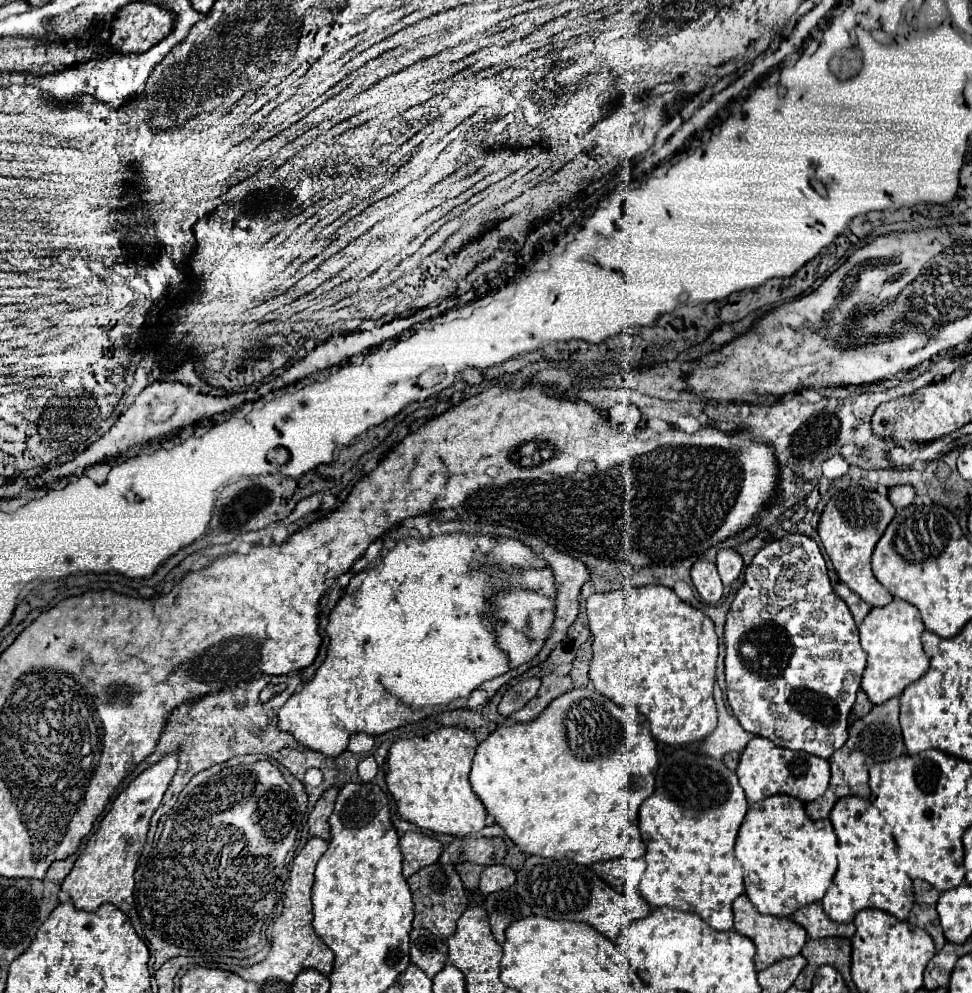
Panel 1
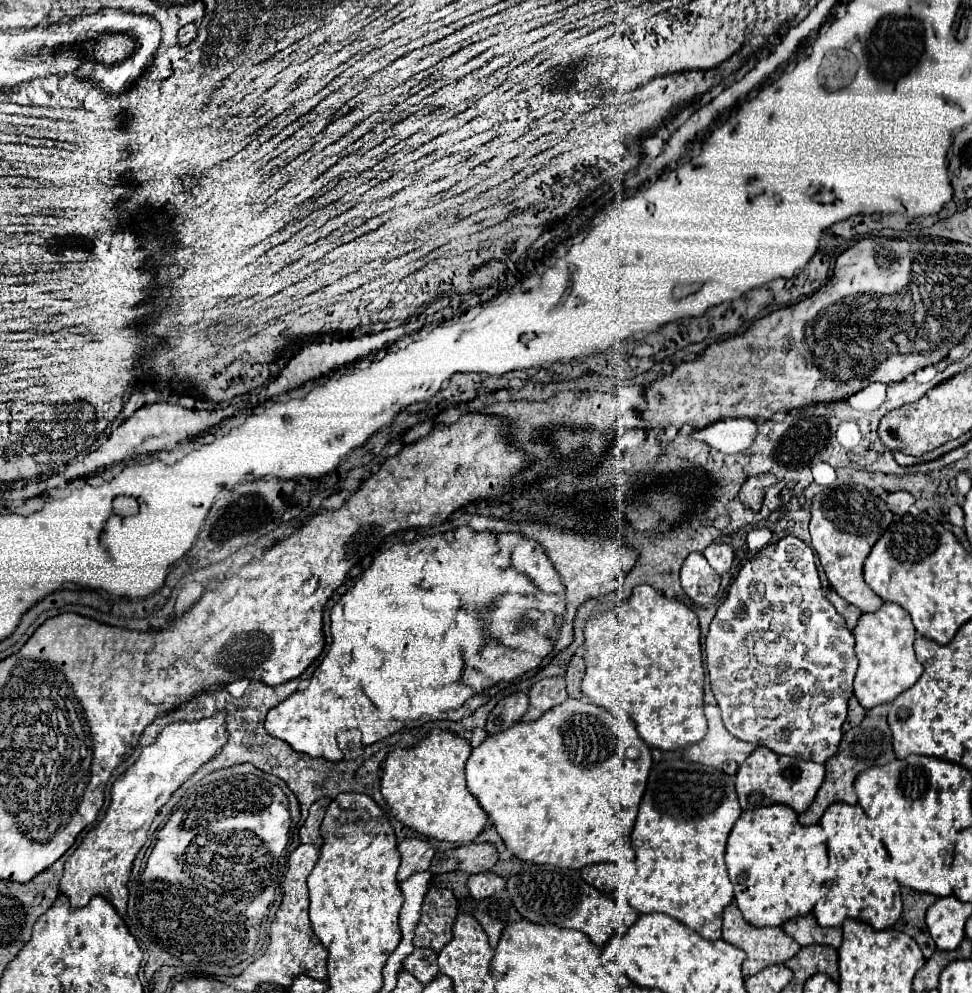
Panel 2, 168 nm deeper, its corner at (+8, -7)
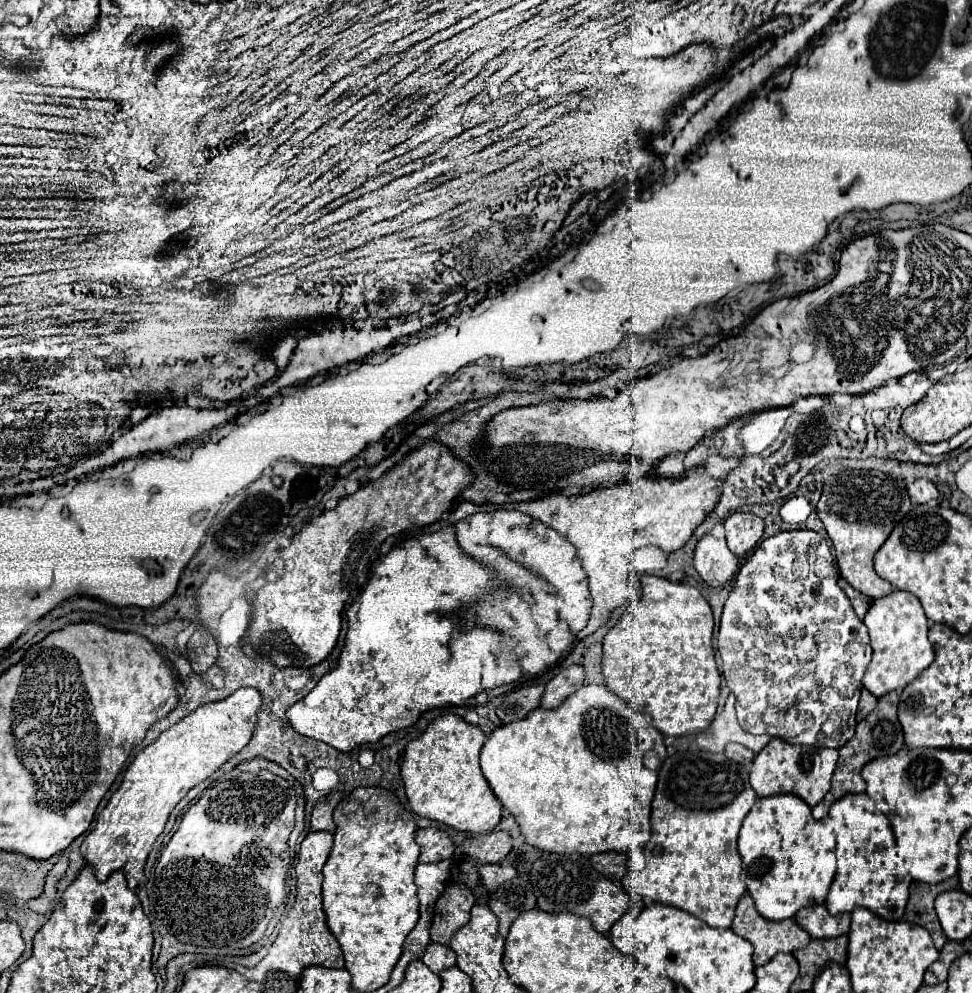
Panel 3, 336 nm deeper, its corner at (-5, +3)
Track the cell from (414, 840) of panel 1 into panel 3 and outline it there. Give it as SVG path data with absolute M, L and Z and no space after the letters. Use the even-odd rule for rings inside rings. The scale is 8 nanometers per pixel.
M437 827L417 831L417 845L421 847L419 863L439 863L453 857L455 845L449 835Z

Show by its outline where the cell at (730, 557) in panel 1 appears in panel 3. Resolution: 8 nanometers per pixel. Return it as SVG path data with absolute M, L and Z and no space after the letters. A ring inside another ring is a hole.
M731 513L723 525L727 535L727 547L739 557L743 557L757 545L765 529L763 519L753 513Z

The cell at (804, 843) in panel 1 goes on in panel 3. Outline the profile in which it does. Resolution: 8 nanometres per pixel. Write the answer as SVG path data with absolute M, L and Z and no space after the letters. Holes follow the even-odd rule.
M793 793L755 801L739 831L739 855L743 859L741 879L763 917L771 921L789 919L799 909L825 901L837 873L835 831L829 812L821 821L813 819L811 807Z

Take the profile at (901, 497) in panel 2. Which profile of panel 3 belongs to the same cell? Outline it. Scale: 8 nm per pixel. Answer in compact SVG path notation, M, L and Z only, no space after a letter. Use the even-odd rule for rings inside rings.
M915 479L909 487L909 497L915 505L921 505L921 503L929 503L931 499L937 499L939 497L939 491L937 487L929 481L929 479Z

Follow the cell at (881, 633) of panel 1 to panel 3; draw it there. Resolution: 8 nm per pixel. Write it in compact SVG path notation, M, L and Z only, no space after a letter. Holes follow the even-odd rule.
M893 591L883 599L875 599L863 619L869 629L873 659L863 675L863 687L875 695L883 697L889 691L901 691L909 685L925 667L933 663L933 645L927 639L929 619L917 597L909 591Z

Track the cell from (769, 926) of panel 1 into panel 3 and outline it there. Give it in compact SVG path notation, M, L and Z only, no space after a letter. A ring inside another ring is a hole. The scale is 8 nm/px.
M745 893L745 895L741 897L741 901L737 903L737 915L735 915L735 919L733 919L731 929L733 929L737 935L741 935L741 937L745 937L747 941L751 941L751 945L755 947L755 951L753 951L753 963L755 963L755 967L765 965L765 963L767 963L773 955L777 955L777 953L791 953L791 951L795 951L795 949L805 947L805 945L811 941L811 935L809 935L805 929L801 929L801 927L795 923L795 919L769 921L769 919L761 917L761 915L757 913L757 909L755 909L753 899L751 899L747 893Z

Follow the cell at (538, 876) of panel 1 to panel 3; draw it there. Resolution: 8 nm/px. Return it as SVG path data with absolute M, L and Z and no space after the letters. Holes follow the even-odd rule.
M543 853L539 861L531 867L531 885L533 893L537 897L537 905L543 911L557 913L557 911L569 911L581 917L591 919L593 927L599 933L609 933L613 923L627 911L629 897L623 887L615 885L601 873L593 869L589 863L589 857L585 855L561 855L561 853Z

